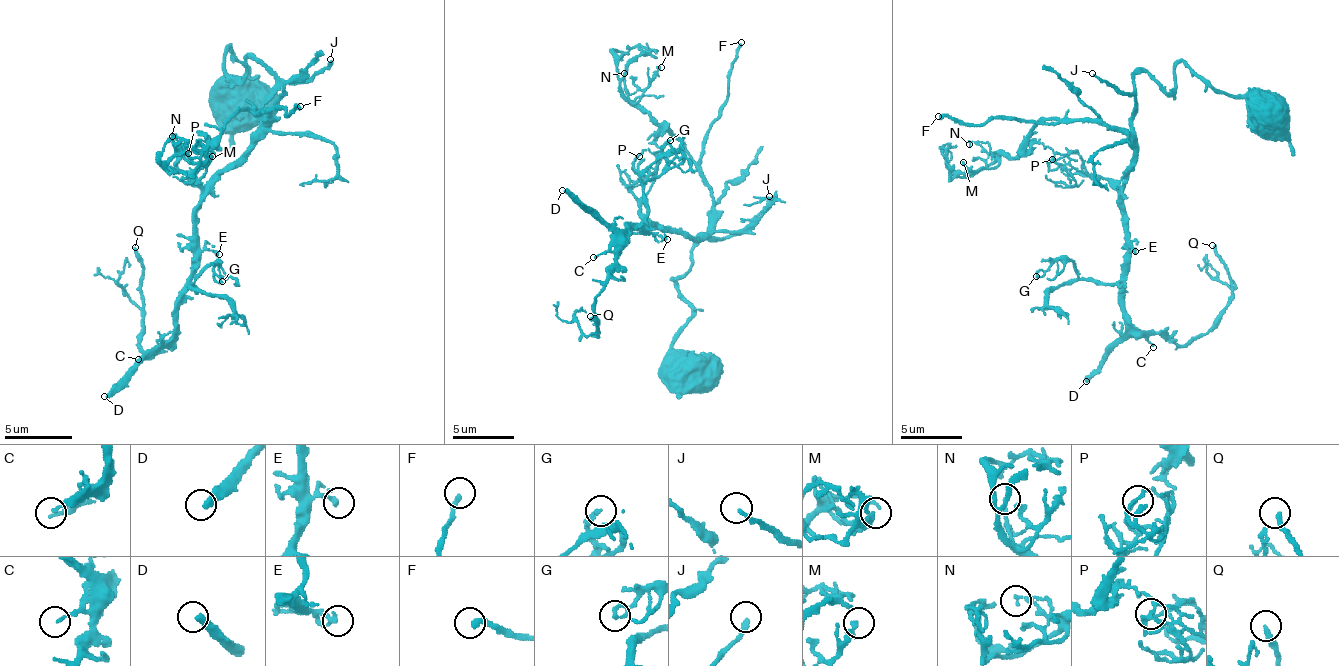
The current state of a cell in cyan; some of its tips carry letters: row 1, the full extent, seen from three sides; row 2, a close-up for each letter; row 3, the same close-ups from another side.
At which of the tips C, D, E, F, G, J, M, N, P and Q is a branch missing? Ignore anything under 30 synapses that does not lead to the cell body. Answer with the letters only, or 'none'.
D

